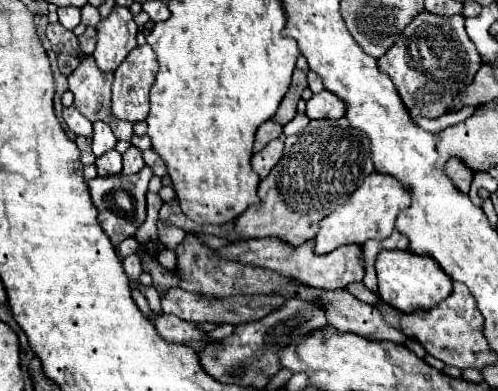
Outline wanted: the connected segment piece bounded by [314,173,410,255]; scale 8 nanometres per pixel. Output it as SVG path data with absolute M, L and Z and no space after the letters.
M372 173L362 183L362 187L358 187L358 191L354 191L354 195L346 199L346 203L340 209L336 209L326 219L322 219L318 227L318 235L314 237L314 251L318 255L326 255L342 245L352 245L352 243L362 245L368 239L378 239L378 241L386 239L394 231L394 221L402 205L404 207L410 205L410 195L406 195L402 185L390 175Z

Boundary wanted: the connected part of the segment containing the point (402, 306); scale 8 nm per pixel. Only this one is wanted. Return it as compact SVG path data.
M380 251L376 259L376 273L378 297L402 313L412 313L416 309L432 309L452 293L452 281L438 267L438 263L432 257L412 255L410 251Z

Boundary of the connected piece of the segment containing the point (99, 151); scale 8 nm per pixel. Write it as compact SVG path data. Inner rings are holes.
M96 121L94 123L94 135L92 135L92 151L96 157L102 157L106 151L116 147L116 137L110 129L110 125Z

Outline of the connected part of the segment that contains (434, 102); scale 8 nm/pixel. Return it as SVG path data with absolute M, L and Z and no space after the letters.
M422 11L412 19L412 23L406 25L390 51L378 59L378 65L398 87L410 115L436 119L448 113L454 105L454 97L458 97L462 89L470 85L482 65L482 59L476 45L466 35L462 15L446 17Z

